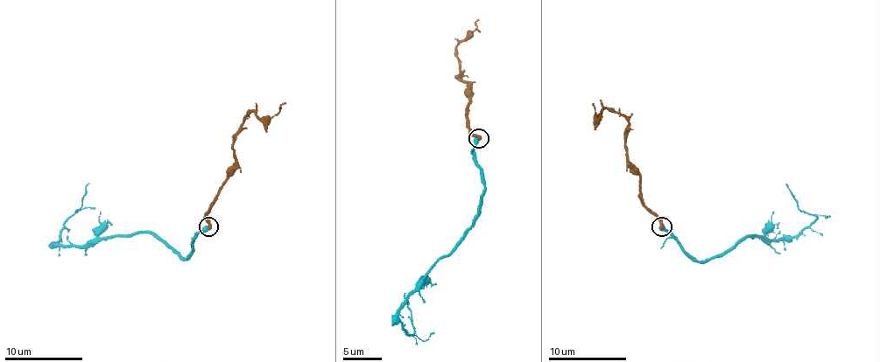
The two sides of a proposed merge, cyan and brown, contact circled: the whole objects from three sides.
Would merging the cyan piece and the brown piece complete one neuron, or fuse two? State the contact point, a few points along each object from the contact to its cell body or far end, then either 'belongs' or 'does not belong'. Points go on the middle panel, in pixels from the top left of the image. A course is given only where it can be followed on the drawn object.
at (478, 138); cyan runs (478, 138), (474, 149), (482, 204), (475, 224), (431, 266), (400, 307), (399, 320), (409, 335), (405, 294); brown runs (478, 138), (467, 117), (467, 84), (455, 77), (460, 72), (457, 44), (472, 35), (479, 19); belongs

